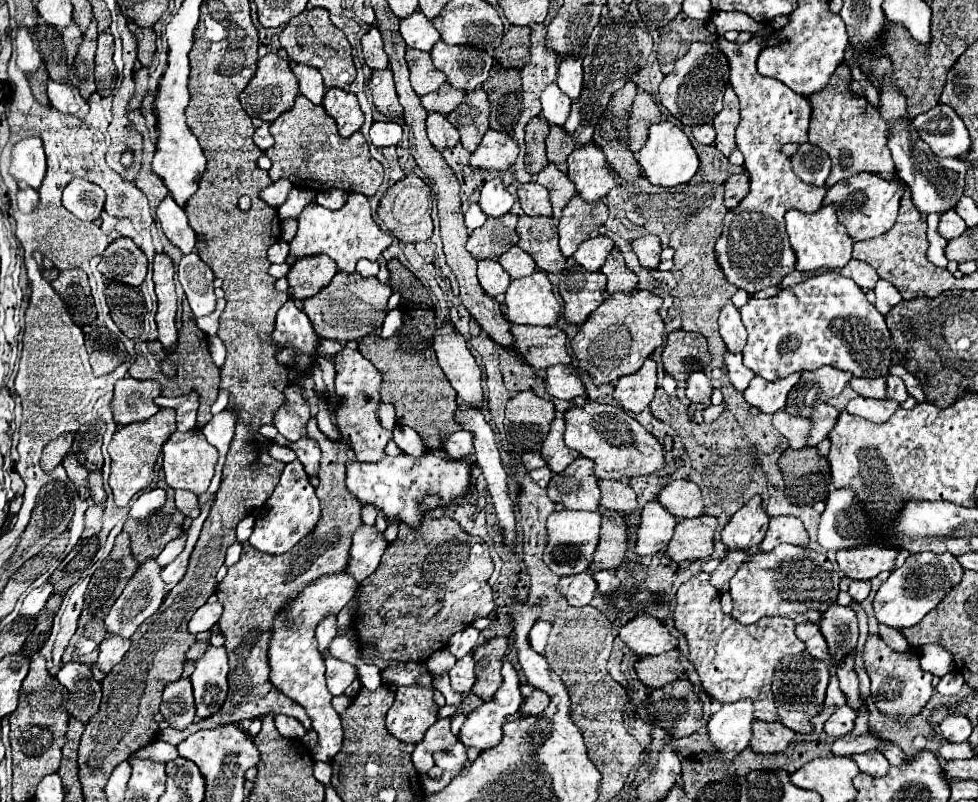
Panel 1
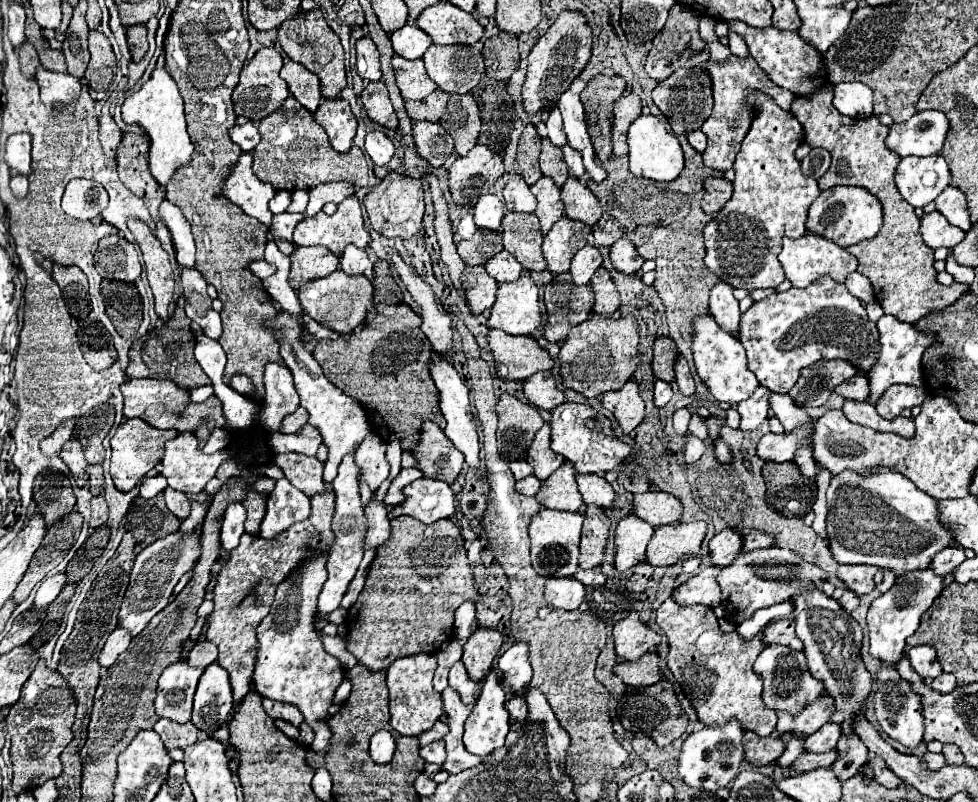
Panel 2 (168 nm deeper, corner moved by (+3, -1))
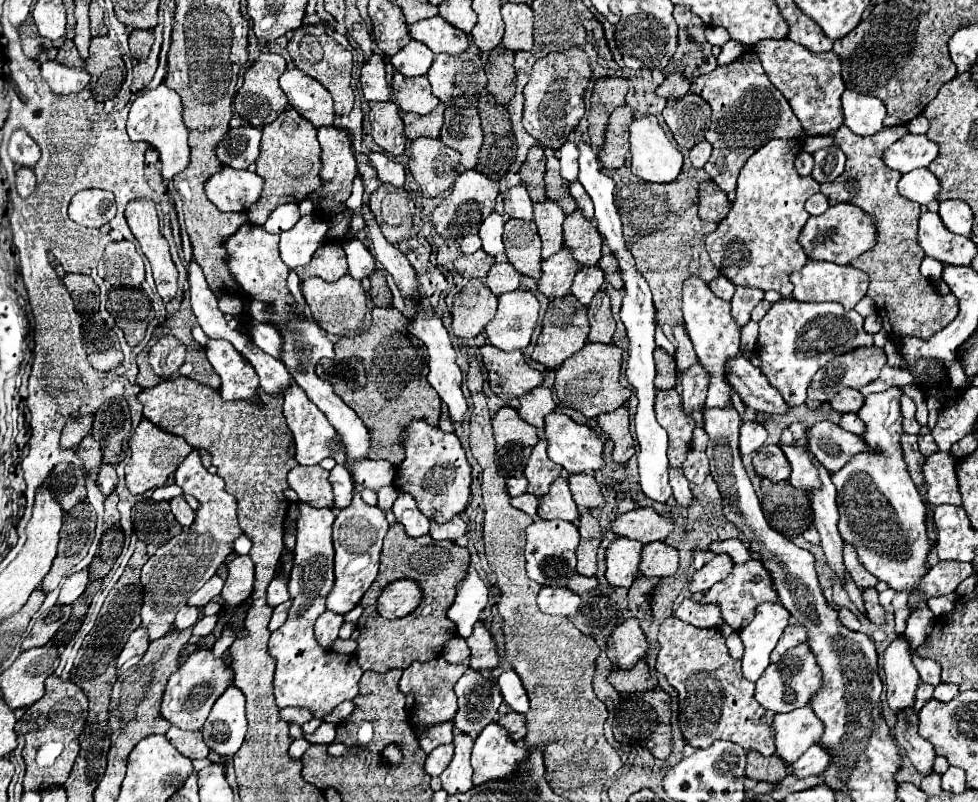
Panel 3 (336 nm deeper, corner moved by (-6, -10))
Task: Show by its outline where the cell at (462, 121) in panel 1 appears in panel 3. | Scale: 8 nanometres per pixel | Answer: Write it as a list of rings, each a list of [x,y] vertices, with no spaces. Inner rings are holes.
[[[447,107],[441,141],[461,153],[461,165],[473,169],[483,143],[479,113],[475,107]]]

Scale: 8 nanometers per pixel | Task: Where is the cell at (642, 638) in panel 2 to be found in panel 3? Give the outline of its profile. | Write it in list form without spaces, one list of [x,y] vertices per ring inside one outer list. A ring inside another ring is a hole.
[[[627,619],[611,631],[607,641],[607,657],[617,669],[629,669],[637,661],[645,659],[649,643],[639,627],[637,619]]]

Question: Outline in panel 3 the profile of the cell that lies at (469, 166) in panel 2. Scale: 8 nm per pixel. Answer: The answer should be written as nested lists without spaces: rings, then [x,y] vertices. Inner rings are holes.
[[[465,171],[461,173],[455,183],[453,183],[453,191],[447,199],[443,199],[435,211],[431,213],[431,223],[435,225],[437,233],[443,239],[461,239],[465,235],[477,233],[481,221],[495,209],[495,199],[497,199],[499,191],[497,191],[497,181],[491,181],[489,177],[477,173],[477,171]]]

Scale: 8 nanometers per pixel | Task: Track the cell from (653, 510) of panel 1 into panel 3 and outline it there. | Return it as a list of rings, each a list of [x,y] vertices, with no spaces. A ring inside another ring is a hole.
[[[617,537],[605,551],[605,579],[613,585],[625,585],[629,581],[625,581],[625,571],[627,569],[635,569],[639,565],[641,559],[641,549],[643,545],[637,541],[629,541],[623,537]]]

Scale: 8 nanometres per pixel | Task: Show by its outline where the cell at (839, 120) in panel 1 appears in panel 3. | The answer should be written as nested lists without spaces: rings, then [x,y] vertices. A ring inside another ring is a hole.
[[[845,125],[843,129],[831,133],[835,137],[835,145],[845,153],[847,165],[841,177],[837,177],[833,183],[821,185],[821,193],[827,197],[829,205],[851,203],[875,221],[875,247],[857,257],[851,267],[869,275],[871,285],[867,295],[875,301],[877,315],[883,319],[883,329],[889,333],[889,337],[931,339],[957,317],[959,303],[951,293],[937,293],[935,287],[931,287],[931,281],[919,273],[919,265],[925,257],[923,249],[917,245],[917,217],[921,215],[921,209],[917,203],[899,195],[897,181],[901,179],[901,173],[889,169],[881,161],[881,153],[907,133],[907,127],[883,127],[877,135],[861,137]]]

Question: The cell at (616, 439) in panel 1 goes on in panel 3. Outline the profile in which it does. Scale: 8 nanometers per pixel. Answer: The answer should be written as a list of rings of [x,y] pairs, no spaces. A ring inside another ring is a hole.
[[[563,413],[545,415],[545,439],[549,443],[547,455],[551,461],[561,465],[567,473],[593,473],[603,467],[603,445],[605,439],[591,431],[587,425],[571,421]]]

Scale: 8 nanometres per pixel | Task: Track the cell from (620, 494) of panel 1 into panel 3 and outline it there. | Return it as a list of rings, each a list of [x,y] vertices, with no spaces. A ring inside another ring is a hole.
[[[573,473],[567,477],[569,479],[569,489],[577,505],[581,507],[599,507],[603,505],[603,495],[601,487],[597,485],[593,473]]]

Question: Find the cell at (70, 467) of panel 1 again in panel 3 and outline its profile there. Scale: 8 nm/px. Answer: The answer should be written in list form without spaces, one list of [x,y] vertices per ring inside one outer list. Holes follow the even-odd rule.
[[[87,435],[87,437],[81,439],[81,443],[75,447],[75,453],[83,459],[85,469],[87,469],[89,475],[93,475],[93,473],[99,471],[101,461],[103,461],[103,451],[101,451],[101,445],[91,435]]]

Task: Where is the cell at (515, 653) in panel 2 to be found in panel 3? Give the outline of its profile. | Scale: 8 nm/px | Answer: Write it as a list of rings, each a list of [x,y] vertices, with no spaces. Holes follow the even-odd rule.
[[[505,671],[497,677],[497,687],[503,695],[503,701],[511,707],[515,713],[527,713],[529,711],[529,697],[525,693],[525,687],[521,685],[521,679],[513,671]]]

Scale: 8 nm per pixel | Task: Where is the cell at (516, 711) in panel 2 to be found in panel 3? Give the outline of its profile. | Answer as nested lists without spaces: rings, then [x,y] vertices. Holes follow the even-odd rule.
[[[511,711],[511,713],[503,715],[497,723],[507,729],[511,741],[521,741],[523,739],[523,735],[525,735],[525,719],[523,719],[521,713],[513,713]]]

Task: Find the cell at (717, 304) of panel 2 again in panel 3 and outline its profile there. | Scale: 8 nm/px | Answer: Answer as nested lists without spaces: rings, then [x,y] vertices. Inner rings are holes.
[[[717,275],[717,277],[709,283],[709,289],[711,289],[717,297],[721,297],[721,299],[725,299],[725,301],[731,301],[731,297],[733,297],[733,293],[735,293],[735,285],[733,285],[727,277],[723,277],[723,275]]]

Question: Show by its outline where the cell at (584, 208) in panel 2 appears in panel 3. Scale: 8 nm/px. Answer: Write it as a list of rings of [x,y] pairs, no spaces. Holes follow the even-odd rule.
[[[571,213],[563,223],[563,247],[571,249],[573,259],[581,267],[595,267],[601,259],[601,235],[593,221],[585,221],[581,213]]]

